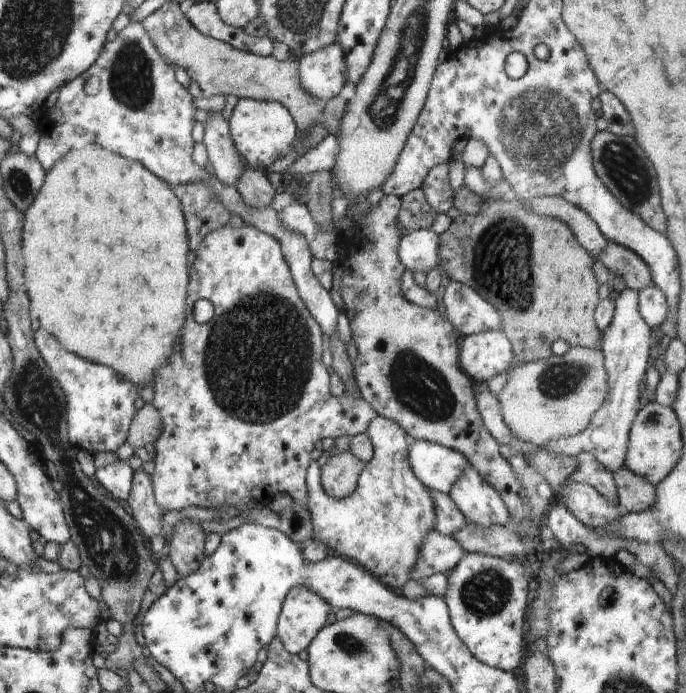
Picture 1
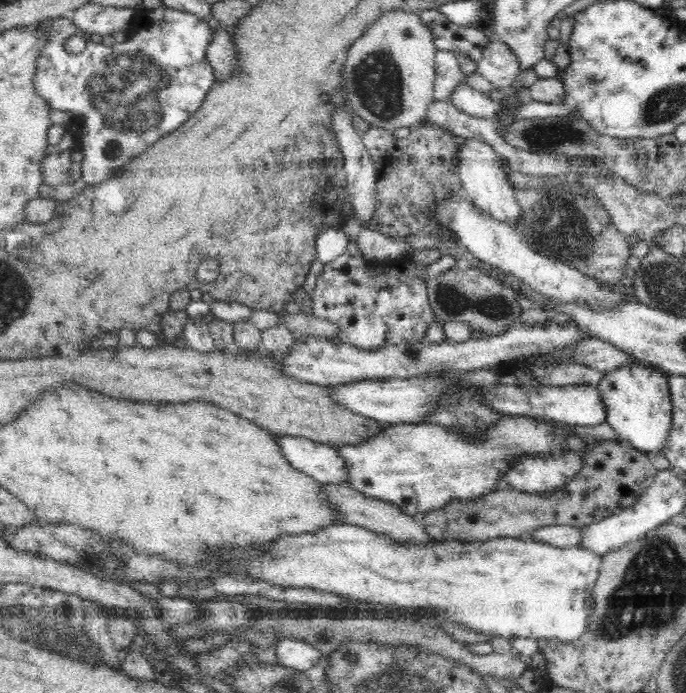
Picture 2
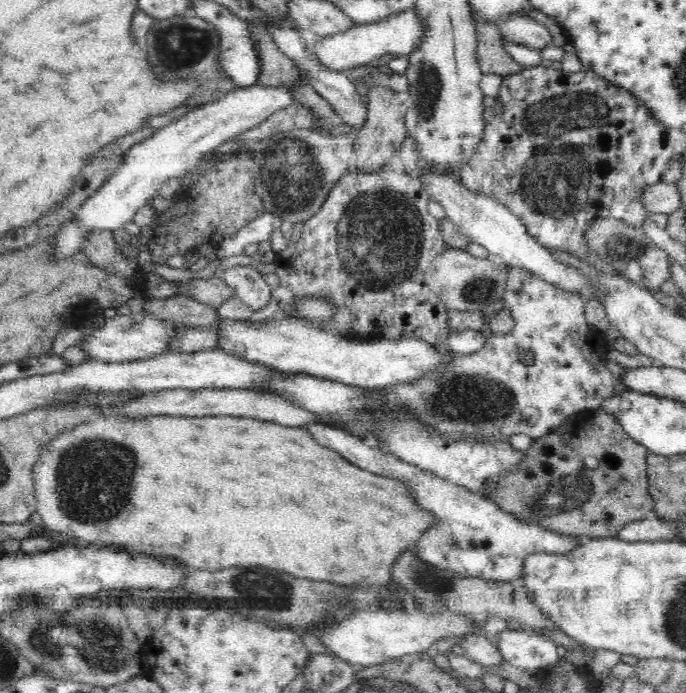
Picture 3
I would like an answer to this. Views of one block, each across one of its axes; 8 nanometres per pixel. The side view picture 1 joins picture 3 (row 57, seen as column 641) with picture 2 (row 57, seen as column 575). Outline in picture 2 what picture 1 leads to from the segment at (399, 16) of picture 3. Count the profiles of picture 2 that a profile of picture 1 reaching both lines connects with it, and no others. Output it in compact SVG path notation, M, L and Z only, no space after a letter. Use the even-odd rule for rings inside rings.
M437 50L434 60L436 78L434 80L434 100L449 102L450 94L460 87L467 76L462 73L456 55L448 50Z

